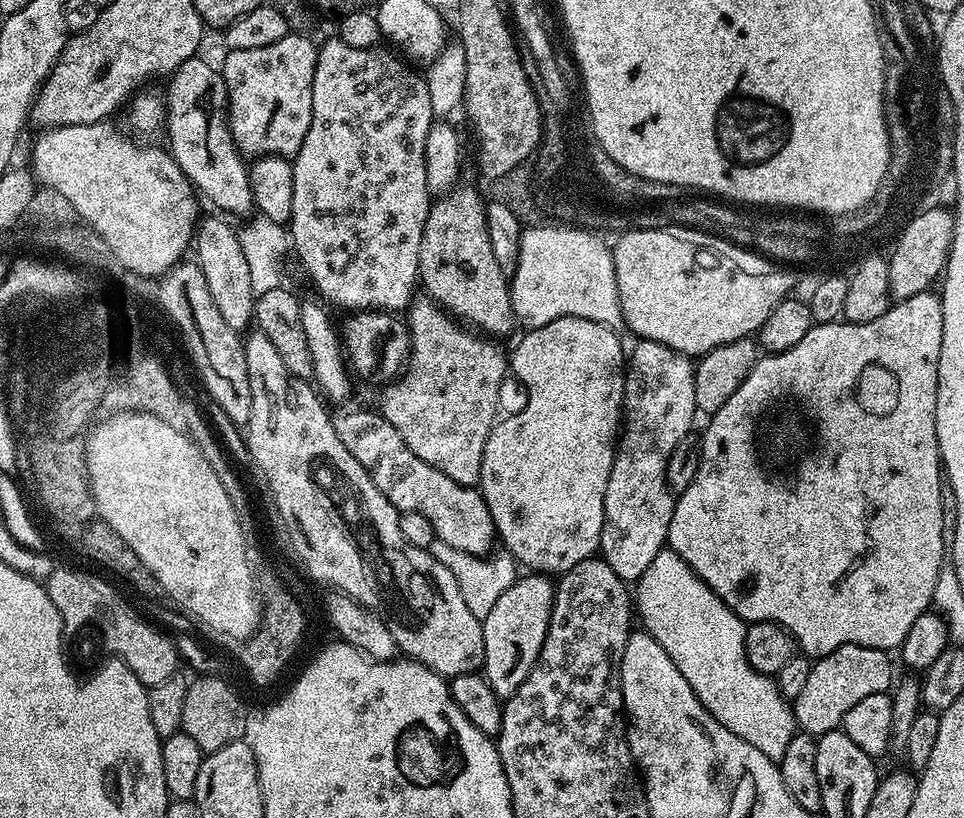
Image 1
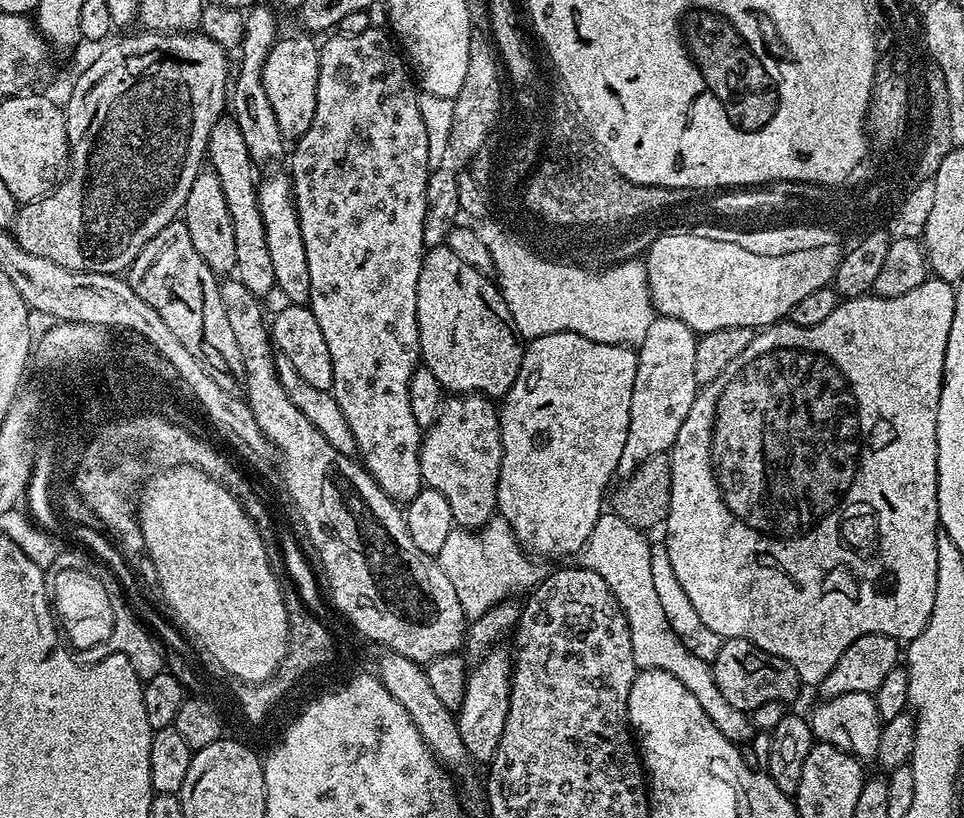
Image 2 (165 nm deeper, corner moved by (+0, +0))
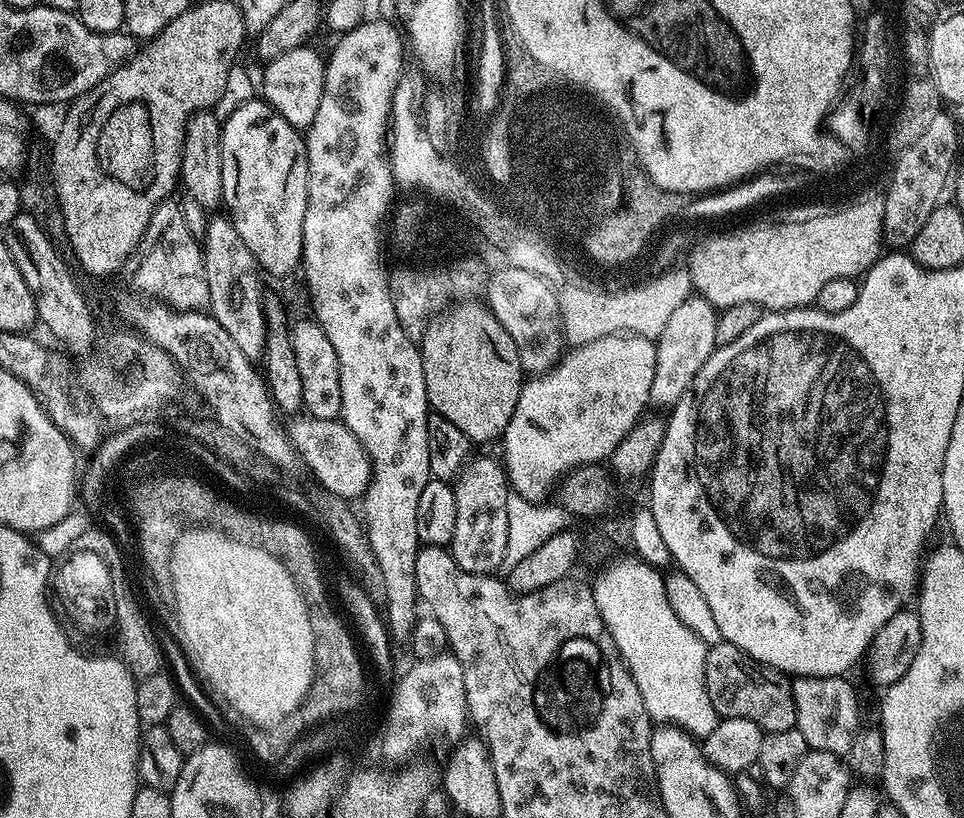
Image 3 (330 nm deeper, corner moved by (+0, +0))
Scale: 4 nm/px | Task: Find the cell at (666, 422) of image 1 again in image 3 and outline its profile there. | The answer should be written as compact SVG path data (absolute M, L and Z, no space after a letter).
M699 294L688 296L686 302L682 302L682 306L678 306L678 310L674 310L674 314L670 314L666 326L662 326L662 334L657 336L654 341L656 365L654 366L654 382L650 385L650 398L648 399L648 403L653 409L656 407L671 410L687 394L689 386L698 374L698 370L702 370L702 366L710 358L710 354L715 352L718 347L716 343L717 315L717 309L713 308L712 303Z

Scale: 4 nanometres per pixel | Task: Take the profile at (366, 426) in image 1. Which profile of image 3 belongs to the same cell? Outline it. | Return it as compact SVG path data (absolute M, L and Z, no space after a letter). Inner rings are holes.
M231 219L207 221L202 232L202 251L204 253L204 273L208 283L208 308L218 326L230 334L230 339L253 362L264 359L264 301L260 296L260 264L250 254L250 246L238 235ZM204 235L204 236L203 236Z

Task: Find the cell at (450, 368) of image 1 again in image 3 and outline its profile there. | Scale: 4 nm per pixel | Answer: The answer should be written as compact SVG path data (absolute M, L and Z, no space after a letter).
M488 456L469 459L461 468L454 481L454 502L458 502L458 519L454 525L454 538L450 551L454 562L467 572L474 574L492 574L505 567L504 555L506 554L506 534L510 530L510 522L506 522L506 498L510 491L508 473L504 471L503 463L499 459L491 460Z

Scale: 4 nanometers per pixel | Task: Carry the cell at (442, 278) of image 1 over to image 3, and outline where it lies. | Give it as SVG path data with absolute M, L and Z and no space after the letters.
M471 299L462 301L453 309L446 310L439 319L439 323L432 325L427 331L427 344L419 345L420 357L422 358L422 370L426 378L426 394L428 395L428 407L435 415L444 416L450 422L454 422L454 426L458 426L458 430L462 430L462 434L466 434L469 441L484 444L487 440L499 441L504 435L506 426L510 422L510 418L514 414L514 406L518 406L518 398L520 391L524 388L526 373L522 362L520 361L520 351L518 346L514 346L514 338L510 338L510 334L506 334L506 330L502 326L502 322L498 322L498 318L494 318L494 314L489 310L487 303L481 302L479 299Z

